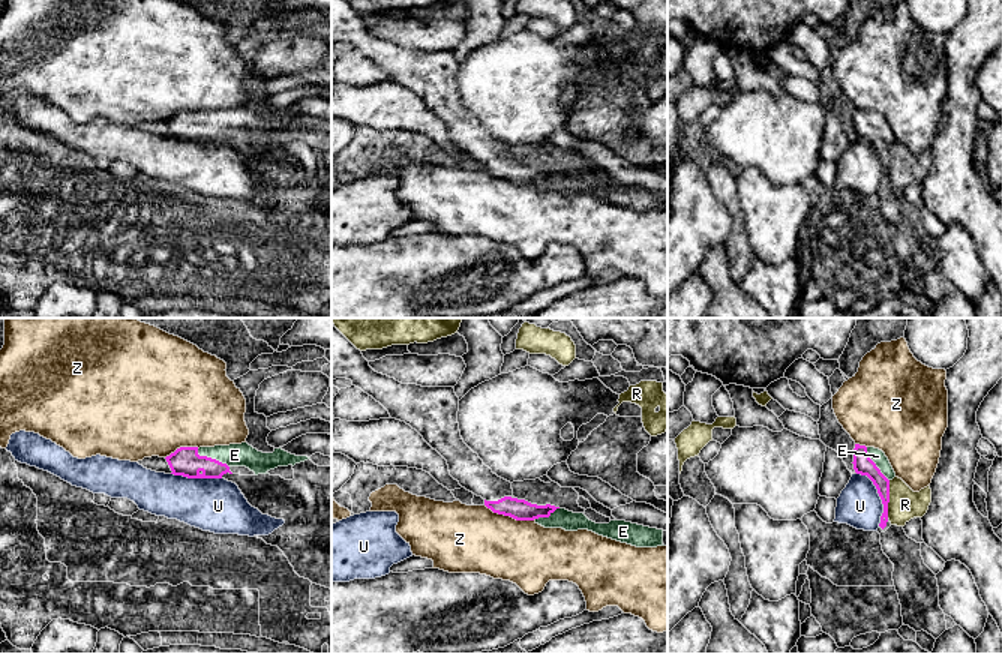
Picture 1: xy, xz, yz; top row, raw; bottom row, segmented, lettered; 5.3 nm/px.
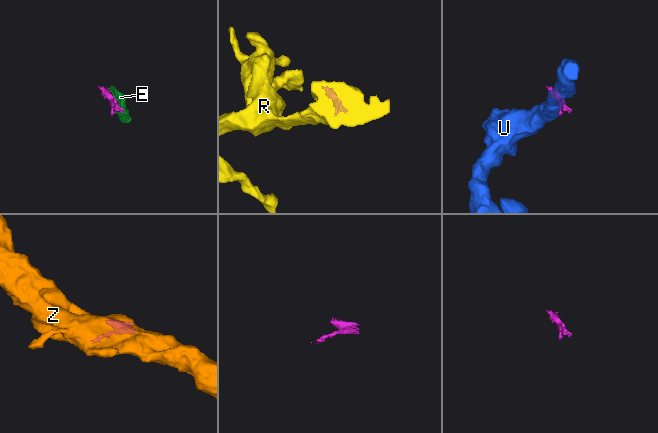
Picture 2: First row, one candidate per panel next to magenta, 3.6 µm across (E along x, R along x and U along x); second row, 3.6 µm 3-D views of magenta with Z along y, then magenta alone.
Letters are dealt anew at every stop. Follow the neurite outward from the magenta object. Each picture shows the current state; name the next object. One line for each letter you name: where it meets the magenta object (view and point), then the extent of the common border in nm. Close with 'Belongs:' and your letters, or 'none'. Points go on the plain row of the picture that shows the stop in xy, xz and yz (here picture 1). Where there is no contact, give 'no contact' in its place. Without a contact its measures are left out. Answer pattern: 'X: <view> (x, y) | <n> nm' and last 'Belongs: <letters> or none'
E: xy (210, 122) | 200 nm
Belongs: E

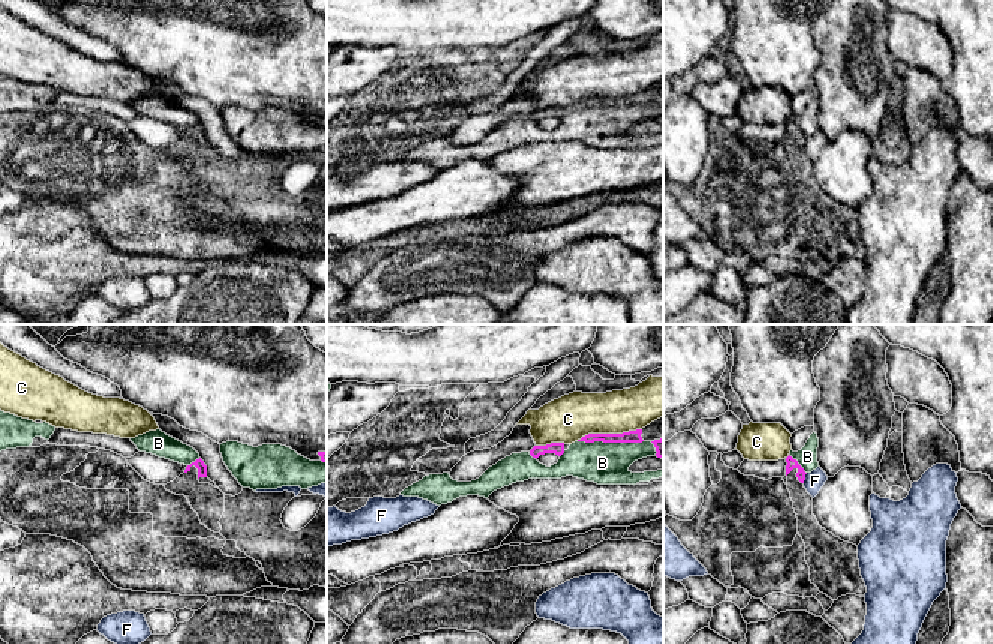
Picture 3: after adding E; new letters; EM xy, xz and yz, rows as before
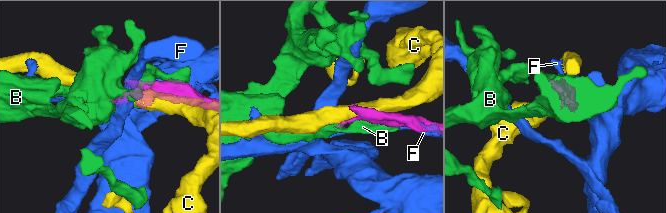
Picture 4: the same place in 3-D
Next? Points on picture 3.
Belongs: none

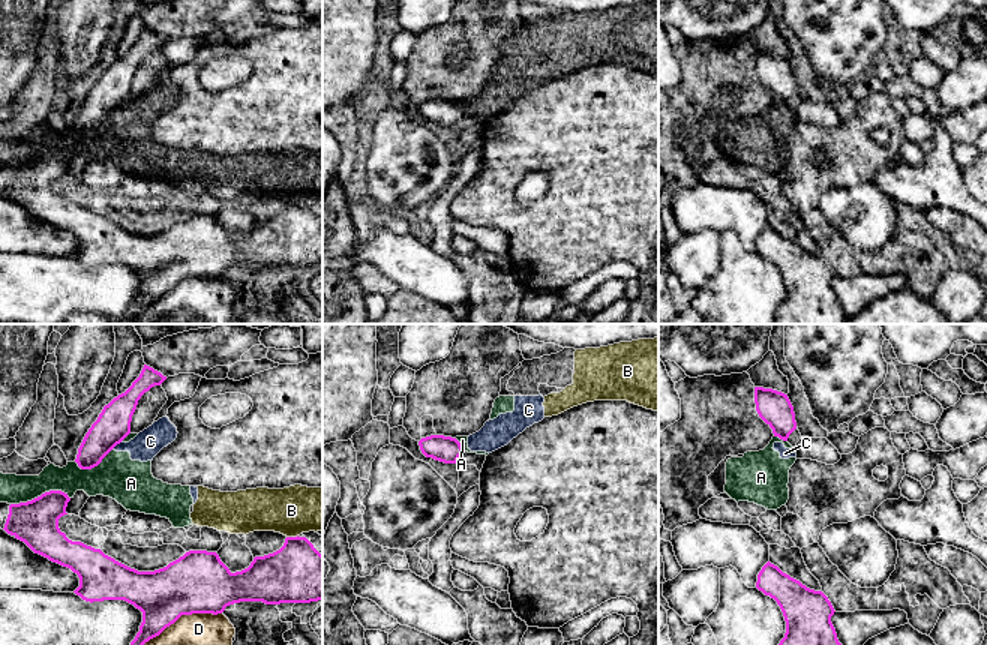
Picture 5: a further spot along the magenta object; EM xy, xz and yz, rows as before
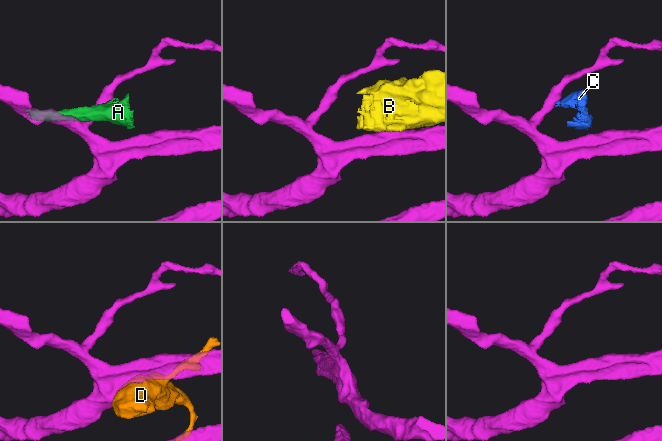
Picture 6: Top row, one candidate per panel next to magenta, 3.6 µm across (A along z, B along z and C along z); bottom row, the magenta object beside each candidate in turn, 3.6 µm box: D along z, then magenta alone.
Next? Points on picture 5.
Belongs: none

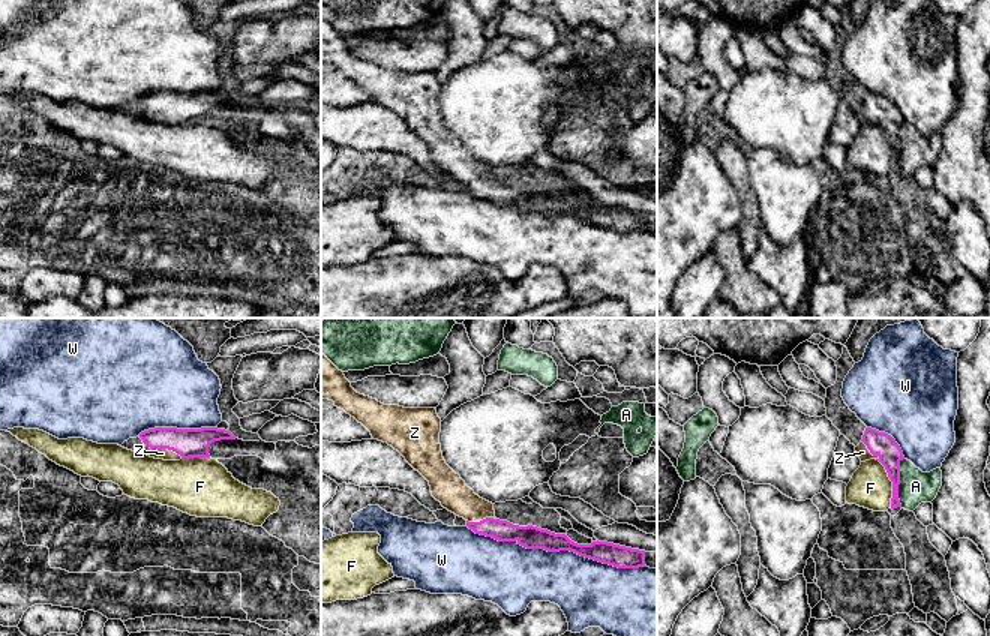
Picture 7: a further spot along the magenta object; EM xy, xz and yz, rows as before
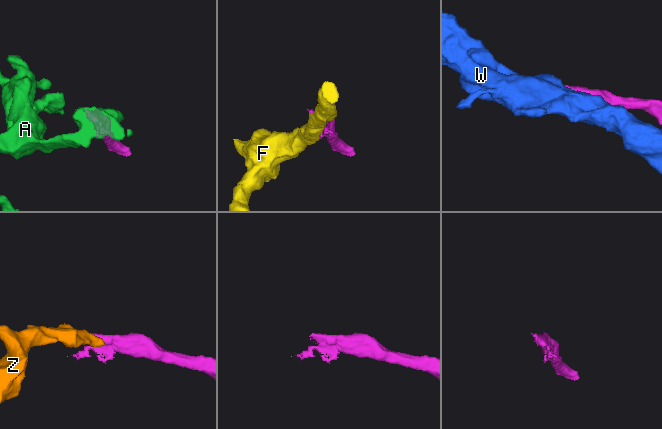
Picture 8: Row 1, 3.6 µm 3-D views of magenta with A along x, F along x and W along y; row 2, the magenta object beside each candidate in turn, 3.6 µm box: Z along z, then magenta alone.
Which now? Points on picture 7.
Z: xy (164, 111) | 220 nm
Belongs: Z

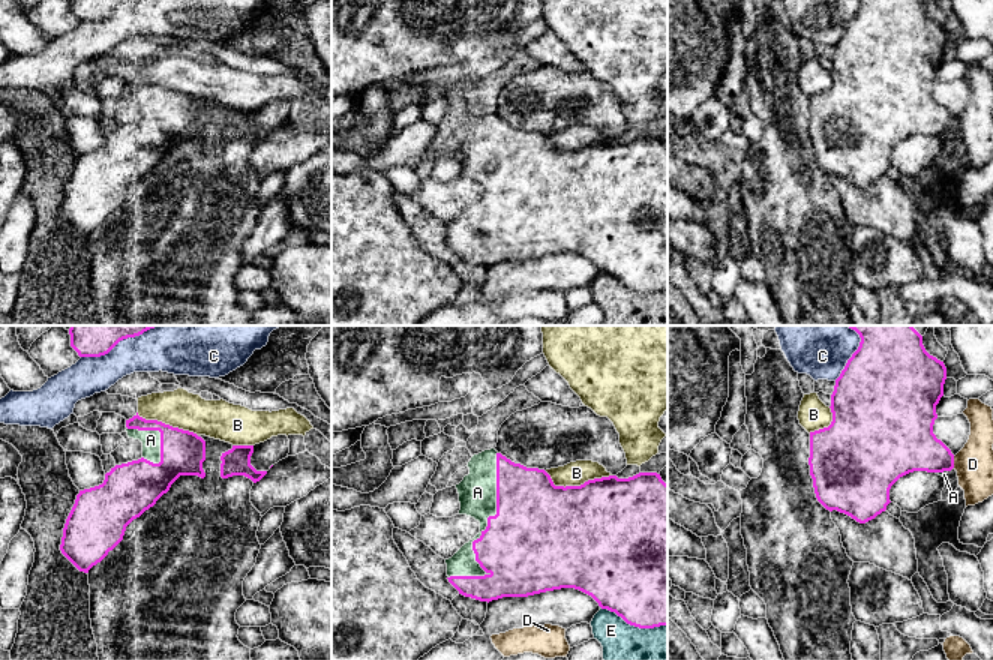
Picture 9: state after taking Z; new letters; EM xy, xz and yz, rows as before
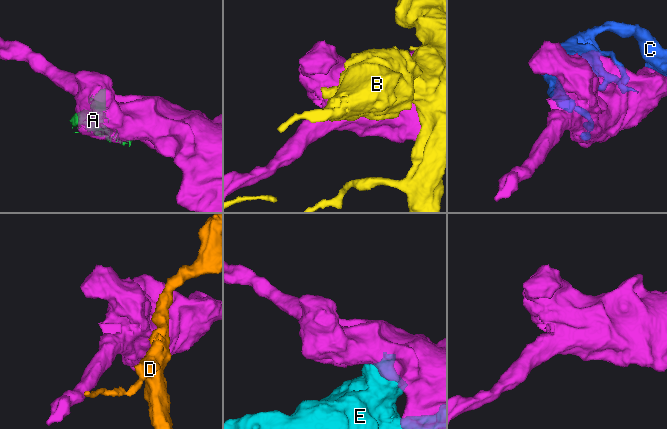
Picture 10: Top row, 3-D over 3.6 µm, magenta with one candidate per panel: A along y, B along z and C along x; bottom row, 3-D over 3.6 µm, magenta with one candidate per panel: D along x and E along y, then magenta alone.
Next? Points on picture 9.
Belongs: none

